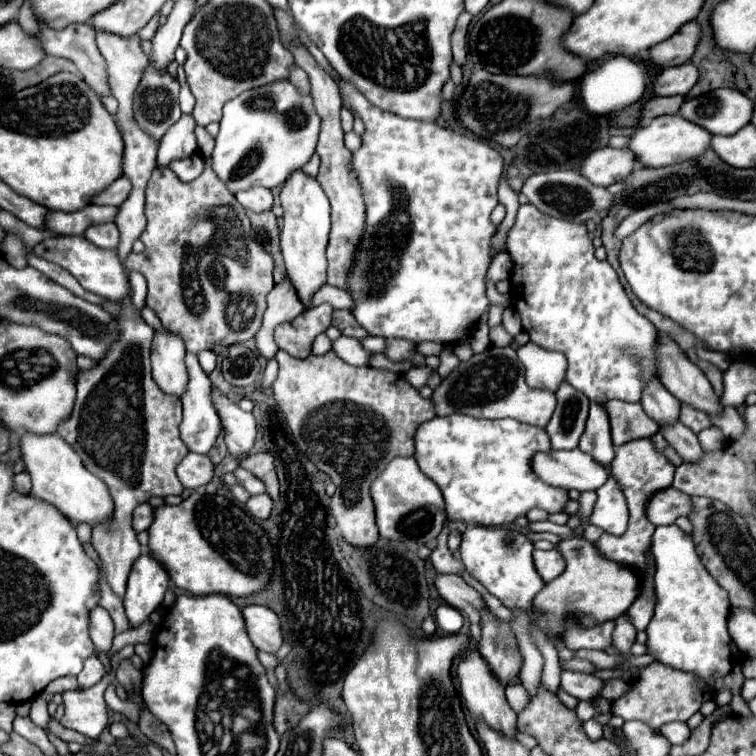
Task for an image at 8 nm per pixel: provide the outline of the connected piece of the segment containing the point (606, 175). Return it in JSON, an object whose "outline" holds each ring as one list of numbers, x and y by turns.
{"outline":[[609,146,597,148,595,152,587,154,579,162,581,176,591,180,591,184,599,184,603,188,607,188,615,182,623,182,625,178,629,178,629,174,635,168,637,168,637,162,627,148,615,150]]}

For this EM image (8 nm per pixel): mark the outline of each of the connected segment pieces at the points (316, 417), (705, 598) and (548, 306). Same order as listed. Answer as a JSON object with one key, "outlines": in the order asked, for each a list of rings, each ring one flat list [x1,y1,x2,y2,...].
{"outlines":[[[279,350,275,358,279,362,279,376,273,382,277,406,285,414,299,450,337,484,337,492,331,498,331,510,343,538,353,546,373,546,379,532,375,528,375,504,371,504,371,482,395,456,413,456,415,428,421,422,435,418,433,400,423,398,401,372,397,380,397,372,393,370,351,366,335,352,327,352,323,356,309,354,301,360]],[[659,526,653,534,651,552,657,562,657,606,655,616,645,630,649,652,655,654,659,662,671,668,695,672,715,690,725,686,731,688,733,712,737,716,751,716,747,702,739,694,745,680,741,674,741,664,745,656,739,652,739,648,735,648,735,642,727,634,727,619,731,608,728,593,705,570,695,552,693,538,685,534,679,526]],[[525,204,519,208,517,212,517,222,515,226,509,230,509,236,507,236,507,250,513,258,513,272,511,272,511,302,513,302,513,308,519,312,521,320,523,320,523,328,527,330,531,342,537,342,541,348,547,348,547,350,559,350,567,356,567,362,569,362,569,368,567,368,567,382,577,388,579,392,583,392,591,402,597,402,597,404,603,404,603,400,623,400,623,402,641,402,641,394,643,394,643,388,649,384,649,380,657,378,659,374,659,368,657,368,657,340,659,340,659,332,657,328,653,326,653,322,649,322,645,316,641,316,629,296,625,294,619,278,617,278,617,272,603,260,597,260,593,256,593,242,589,240,587,236,587,228,585,224,575,224,575,222,567,222,567,220,555,220,543,212,539,212,533,204]]]}

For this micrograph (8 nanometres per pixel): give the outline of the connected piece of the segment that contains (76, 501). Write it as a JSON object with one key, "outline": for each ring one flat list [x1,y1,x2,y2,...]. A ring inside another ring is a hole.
{"outline":[[25,434,21,436,21,452,25,460,25,468,31,476,31,494,39,496,41,500,53,504,63,516,75,520,77,524,89,524,95,528,97,524,111,524,113,520,113,500,107,492,107,486,95,478,83,462,79,460,77,452,63,442,59,434]]}

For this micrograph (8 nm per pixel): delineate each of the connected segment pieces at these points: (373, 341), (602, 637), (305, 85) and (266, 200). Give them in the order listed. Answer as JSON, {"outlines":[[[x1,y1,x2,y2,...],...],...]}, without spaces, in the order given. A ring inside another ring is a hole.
{"outlines":[[[367,335,362,340,362,345,366,350,375,352,375,353,383,353,386,348,385,339,379,336]],[[603,622,603,626,593,626,593,628,581,628,579,624,569,624,567,632,563,634,563,642,571,650,581,650,581,648,595,648,595,650,605,650,611,646,611,634,615,630,615,622]],[[291,66,289,80,293,80,293,84,295,84,297,88,301,88,303,92,309,92,309,78,307,78,307,74,305,74,299,66]],[[269,188,243,190,243,192,237,192,235,198,243,208,249,208,253,212,263,212,263,210,269,210,273,206,273,196,271,196]]]}

